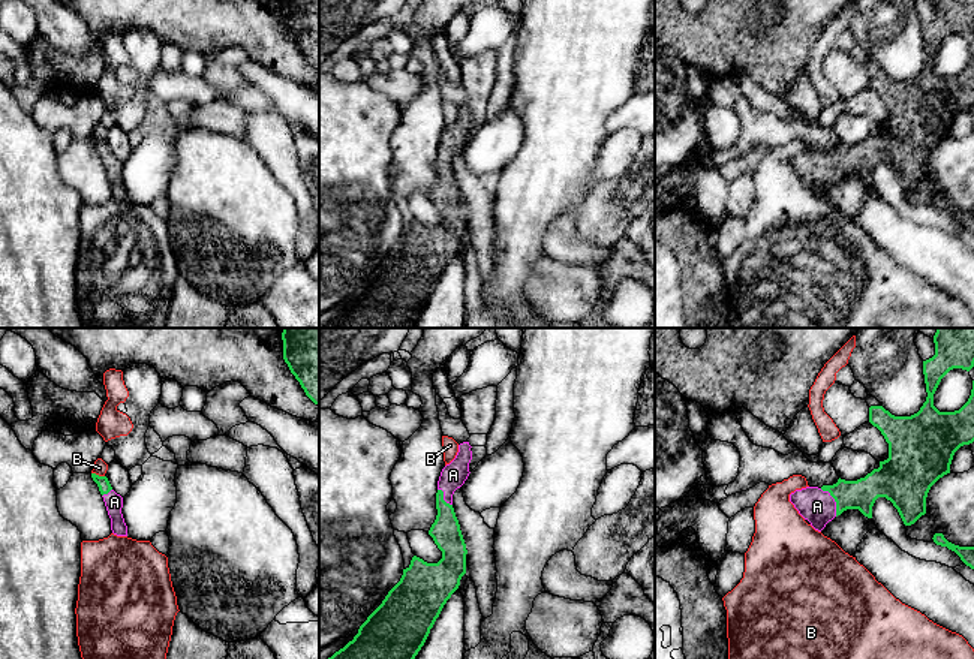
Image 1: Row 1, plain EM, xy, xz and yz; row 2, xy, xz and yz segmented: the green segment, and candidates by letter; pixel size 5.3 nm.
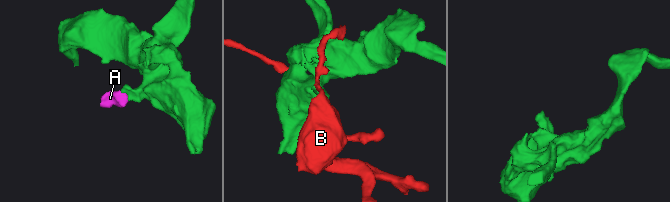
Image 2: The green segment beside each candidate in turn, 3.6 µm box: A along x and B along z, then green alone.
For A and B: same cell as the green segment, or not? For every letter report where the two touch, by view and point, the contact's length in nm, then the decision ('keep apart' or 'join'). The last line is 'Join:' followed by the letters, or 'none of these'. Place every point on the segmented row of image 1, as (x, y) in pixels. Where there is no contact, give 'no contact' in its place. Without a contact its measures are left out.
A: meets green in yz at (835, 500); contact 180 nm long; join
B: meets green in xy at (98, 475); contact 80 nm long; keep apart
Join: A

